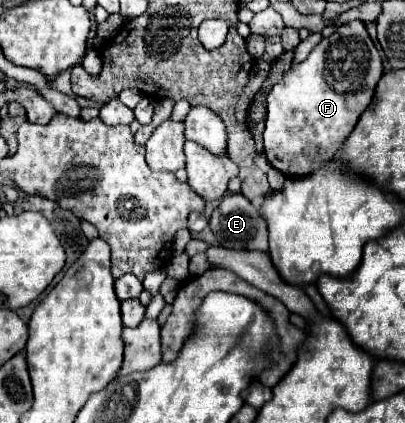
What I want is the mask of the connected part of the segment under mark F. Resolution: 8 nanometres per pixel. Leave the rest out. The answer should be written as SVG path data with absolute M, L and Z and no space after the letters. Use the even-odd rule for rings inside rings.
M349 21L341 25L333 35L323 37L321 43L309 53L309 57L303 63L293 65L267 95L267 119L263 133L267 161L291 179L311 175L315 171L315 157L321 155L321 161L331 159L341 143L349 137L359 115L369 107L381 75L381 57L365 29L365 23Z

